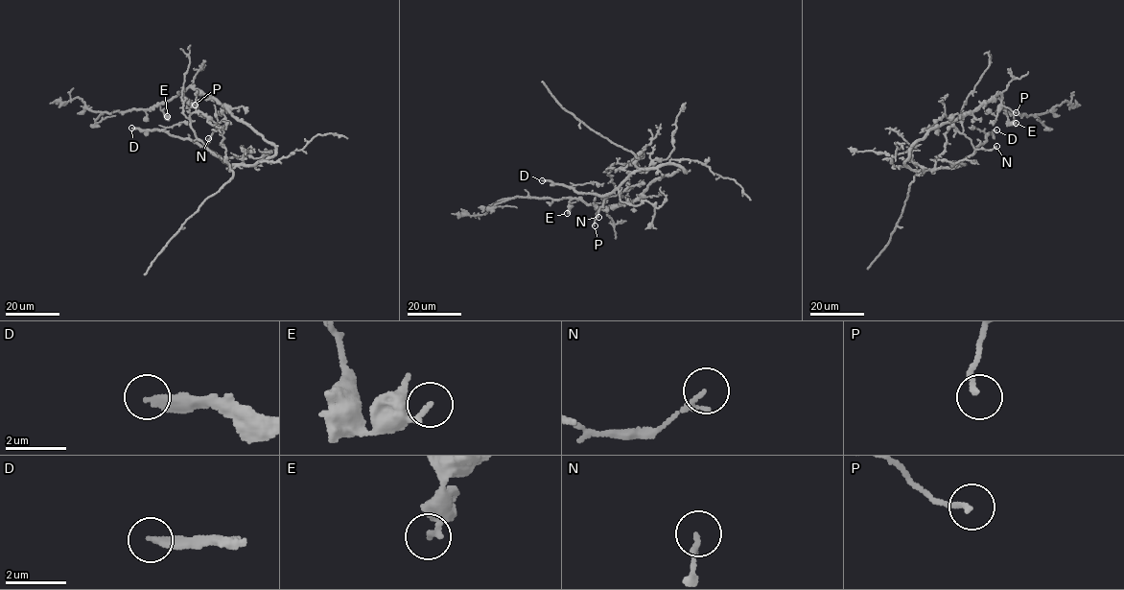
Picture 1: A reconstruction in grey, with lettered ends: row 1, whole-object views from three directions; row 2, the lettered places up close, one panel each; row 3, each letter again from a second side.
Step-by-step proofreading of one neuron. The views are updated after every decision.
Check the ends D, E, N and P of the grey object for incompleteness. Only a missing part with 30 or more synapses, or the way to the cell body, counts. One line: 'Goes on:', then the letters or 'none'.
Goes on: D

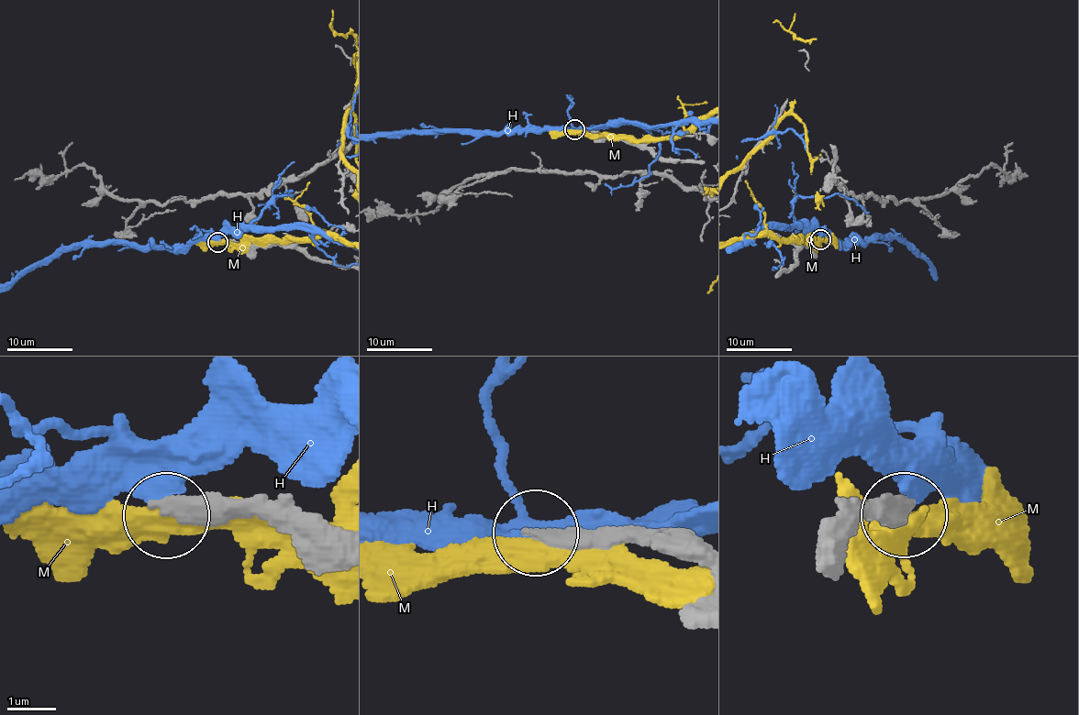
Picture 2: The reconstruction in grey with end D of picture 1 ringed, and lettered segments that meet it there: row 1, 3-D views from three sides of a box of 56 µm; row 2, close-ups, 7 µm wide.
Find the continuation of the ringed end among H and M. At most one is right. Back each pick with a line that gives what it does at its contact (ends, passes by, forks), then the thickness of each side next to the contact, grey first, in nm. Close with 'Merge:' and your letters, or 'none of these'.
Merge: none of these

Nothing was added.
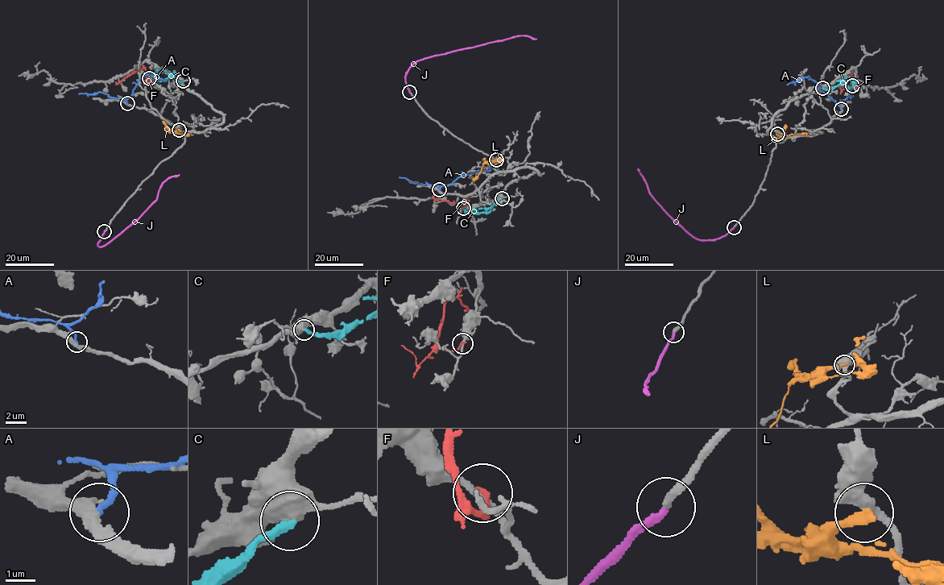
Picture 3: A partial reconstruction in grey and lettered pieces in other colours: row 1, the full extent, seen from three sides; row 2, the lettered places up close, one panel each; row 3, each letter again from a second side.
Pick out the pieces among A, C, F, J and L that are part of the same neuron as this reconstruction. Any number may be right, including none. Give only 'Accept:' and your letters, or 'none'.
Accept: J

